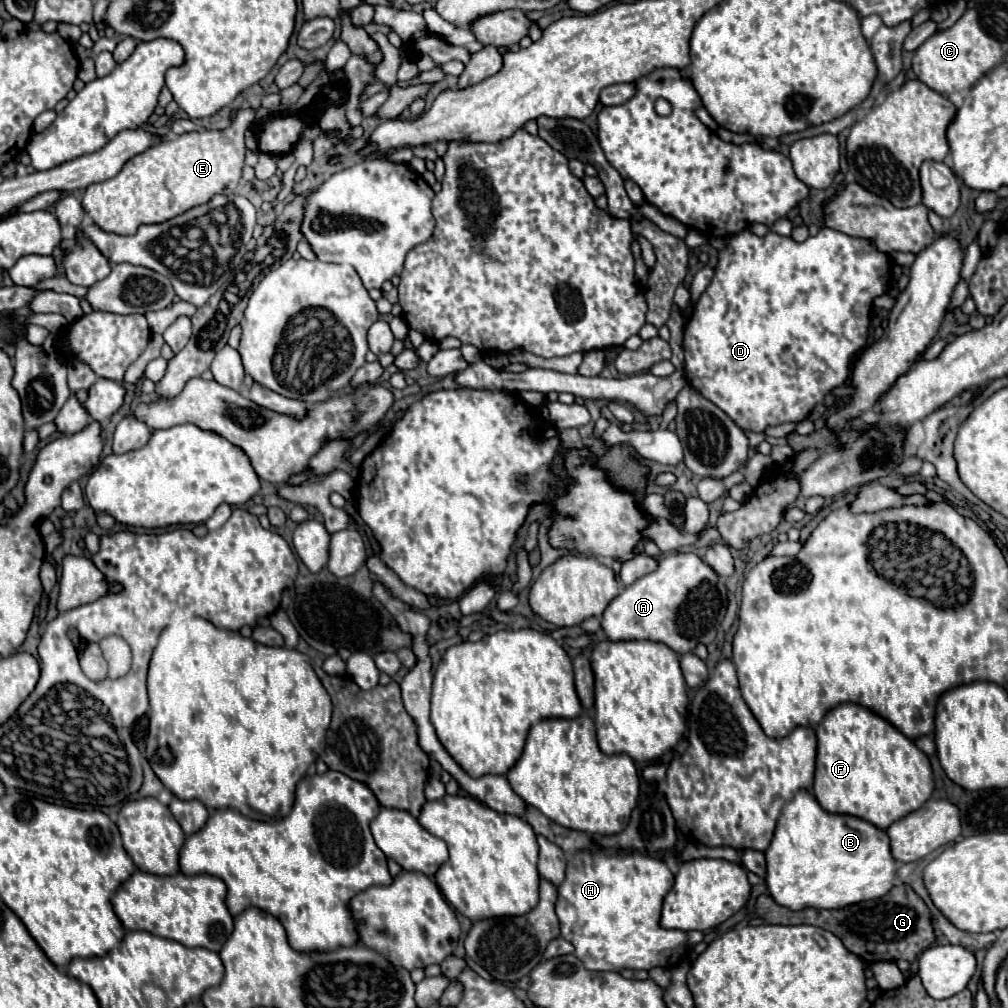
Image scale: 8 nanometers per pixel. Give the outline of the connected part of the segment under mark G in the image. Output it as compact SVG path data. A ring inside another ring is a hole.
M897 883L885 897L857 903L845 909L805 909L805 911L789 911L787 907L775 905L771 897L757 899L757 911L761 911L763 917L767 917L769 923L777 925L817 925L821 929L827 929L835 933L843 945L861 957L865 963L875 963L875 961L899 961L905 959L913 963L925 949L929 949L935 943L935 933L933 933L933 917L925 901L905 883Z

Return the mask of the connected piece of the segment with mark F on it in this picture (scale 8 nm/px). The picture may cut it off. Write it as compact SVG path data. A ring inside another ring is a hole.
M857 703L831 709L817 725L817 771L813 793L829 813L861 817L879 829L921 807L933 793L927 755L897 727Z

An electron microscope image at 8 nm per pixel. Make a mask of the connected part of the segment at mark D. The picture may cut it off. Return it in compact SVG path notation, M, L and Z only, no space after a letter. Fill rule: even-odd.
M821 227L817 235L809 235L803 243L793 241L791 237L781 237L777 233L767 233L763 237L757 237L749 229L739 231L737 235L729 235L723 239L725 247L719 251L717 269L715 275L705 289L705 293L699 297L695 311L691 313L685 335L683 335L683 349L685 349L685 377L687 381L701 393L705 399L713 401L719 409L723 409L741 429L763 433L767 427L781 425L781 423L799 423L803 421L817 403L825 399L825 395L837 387L843 385L851 373L853 359L857 353L863 351L867 343L867 331L871 323L871 307L873 299L881 297L887 291L889 279L891 279L891 259L887 253L877 251L875 243L871 239L859 239L845 235L841 231L835 231L831 227Z

